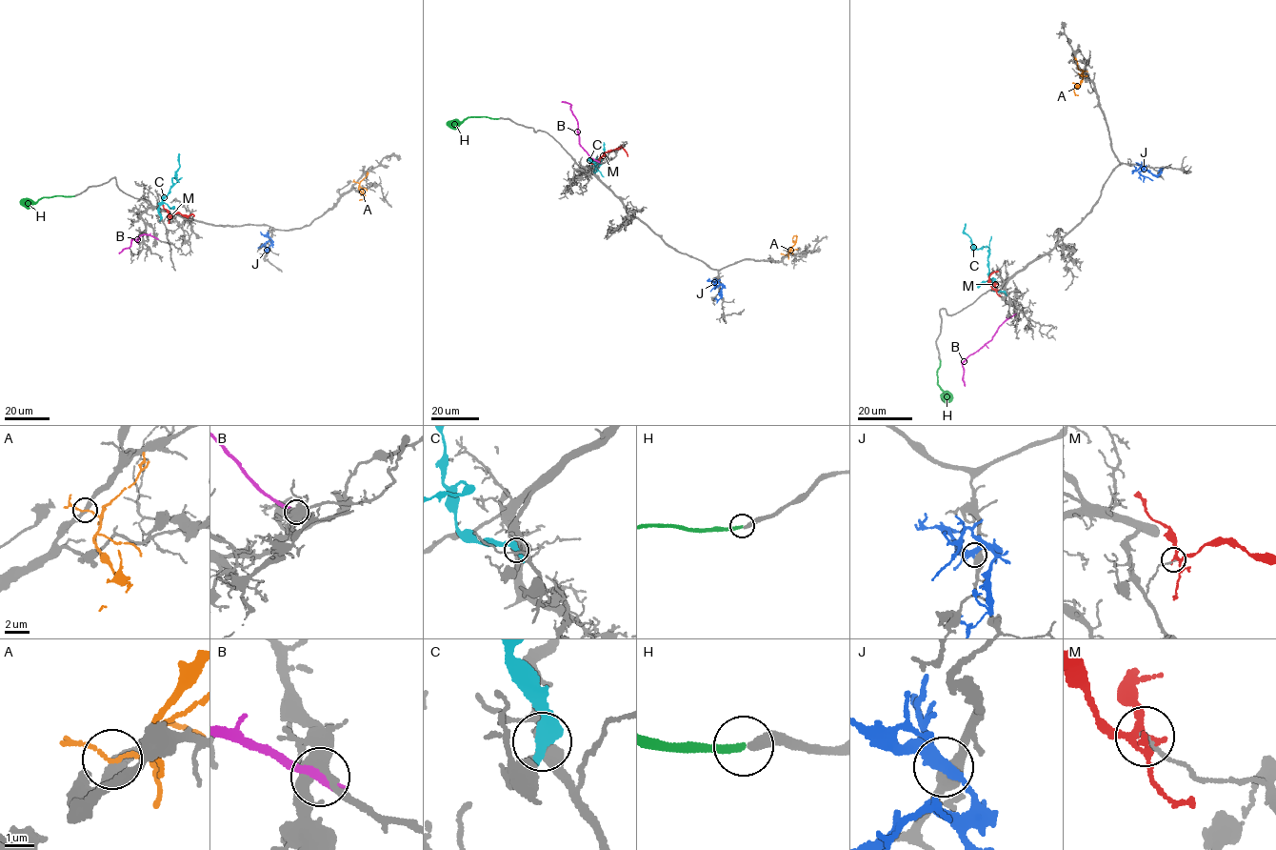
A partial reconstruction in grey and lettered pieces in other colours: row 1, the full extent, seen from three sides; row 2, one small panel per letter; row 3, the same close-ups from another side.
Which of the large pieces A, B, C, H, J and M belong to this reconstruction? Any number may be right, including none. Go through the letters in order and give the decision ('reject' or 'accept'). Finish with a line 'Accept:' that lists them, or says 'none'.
A: reject
B: reject
C: reject
H: accept
J: reject
M: reject
Accept: H

